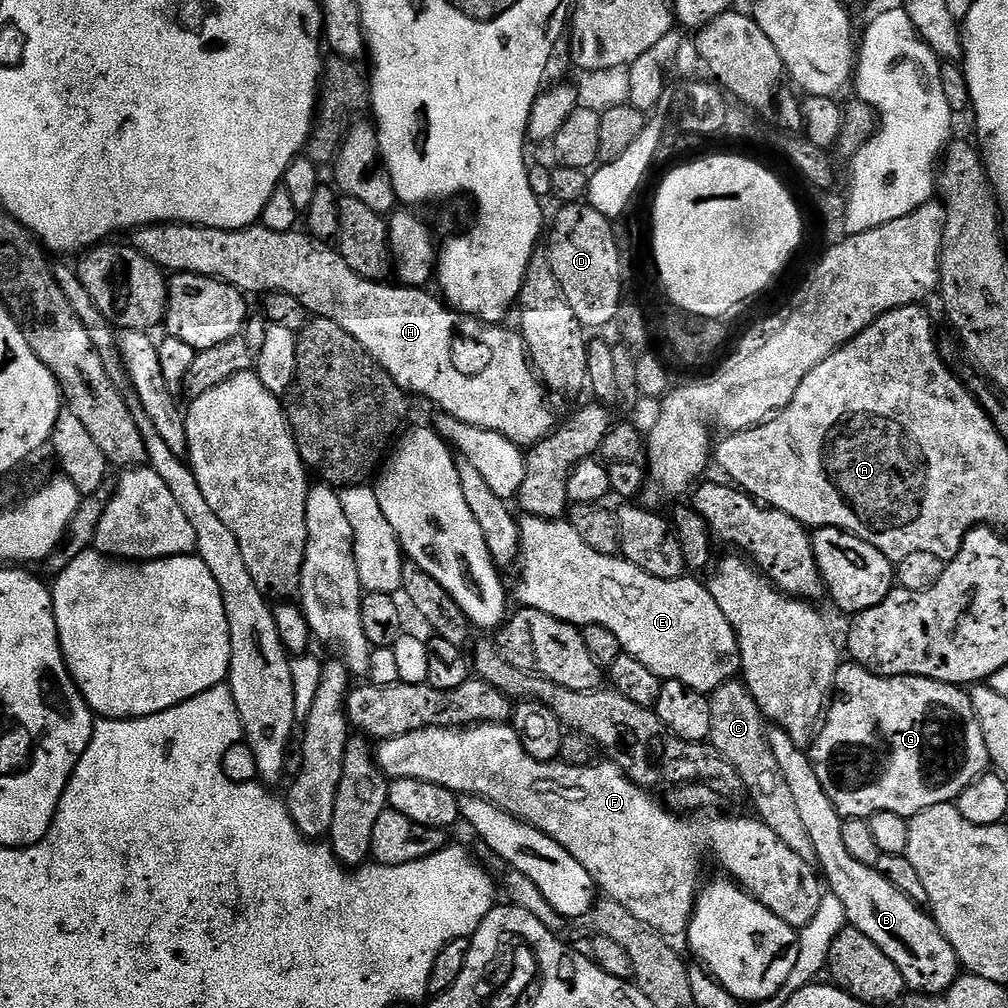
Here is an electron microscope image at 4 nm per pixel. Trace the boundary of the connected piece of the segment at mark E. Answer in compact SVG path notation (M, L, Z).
M529 515L523 519L519 521L520 585L516 588L516 596L523 607L542 610L542 614L550 614L550 618L574 624L581 630L591 624L604 626L610 634L614 634L614 638L618 638L623 655L638 658L642 666L654 670L661 682L677 680L690 686L690 690L711 694L740 672L736 635L730 622L726 622L726 614L718 610L718 602L714 602L707 583L700 581L699 584L689 578L654 578L619 555L598 554L598 550L590 550L590 546L582 542L578 530L574 530L567 519L543 520Z

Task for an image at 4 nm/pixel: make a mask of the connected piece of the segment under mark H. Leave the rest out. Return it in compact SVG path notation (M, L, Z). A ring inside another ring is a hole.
M148 224L145 228L135 229L131 236L130 243L132 247L137 248L146 258L150 258L150 262L154 262L159 268L163 268L165 273L193 272L194 274L202 274L203 276L209 276L215 280L226 282L230 286L240 289L245 294L251 294L251 292L260 292L259 294L281 292L282 294L290 294L294 298L298 298L298 302L302 302L304 309L312 316L330 318L330 322L338 322L338 326L342 326L342 330L346 330L346 334L350 334L350 338L354 338L354 342L358 342L358 346L362 346L362 350L366 350L370 354L370 358L374 358L377 364L383 366L392 375L394 382L405 394L411 394L413 397L415 397L414 395L425 396L430 403L437 404L441 408L439 411L445 416L452 416L456 420L461 420L463 424L478 426L482 430L497 432L506 437L510 442L521 446L531 446L538 443L539 440L546 439L557 427L558 419L556 420L551 406L548 405L547 398L549 399L549 397L546 395L546 389L529 361L528 349L525 348L524 338L520 335L519 331L512 329L511 332L510 329L504 328L508 326L493 326L485 324L483 320L461 315L455 308L445 303L439 295L436 295L437 297L431 296L428 290L424 288L405 288L397 286L395 283L392 283L392 285L388 284L389 282L362 278L358 274L354 274L354 270L350 270L350 266L346 266L346 262L340 257L339 251L335 247L312 239L307 231L293 230L290 232L279 232L278 230L270 230L263 226L239 228L238 230L222 230L221 228L204 228L201 224Z

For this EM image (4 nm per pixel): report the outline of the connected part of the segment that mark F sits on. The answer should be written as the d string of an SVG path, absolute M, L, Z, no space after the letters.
M507 723L473 724L467 728L423 728L422 730L414 730L410 734L402 734L398 738L379 741L374 755L376 767L388 777L389 781L394 781L398 778L418 778L418 782L434 782L434 786L442 786L460 796L481 796L483 800L488 800L492 804L499 806L503 812L509 812L511 816L518 817L532 828L542 830L542 834L554 838L554 842L558 842L558 846L562 846L562 850L566 850L566 854L570 854L570 858L576 859L586 869L590 874L590 878L595 882L597 889L607 899L618 902L618 906L626 906L626 910L630 910L630 914L634 914L634 918L638 918L638 922L650 926L665 938L673 938L672 936L683 937L687 933L688 923L692 920L692 911L696 908L696 898L702 887L700 871L704 868L704 859L707 856L713 856L728 871L725 873L731 879L735 880L744 891L750 893L755 900L762 902L762 906L766 906L766 910L770 910L775 916L782 918L782 922L786 922L791 928L799 930L806 927L810 922L810 918L814 918L814 913L818 911L818 902L822 895L822 880L818 875L817 869L813 865L802 862L802 858L798 858L798 854L794 854L794 850L790 850L790 846L786 846L786 842L782 842L782 838L778 838L778 834L774 834L774 830L770 830L770 826L766 826L758 818L753 818L751 815L749 815L750 817L723 816L722 813L716 812L717 810L701 810L693 812L691 815L677 814L675 811L665 807L661 801L660 805L652 797L655 795L651 791L645 790L639 784L634 783L618 765L611 762L603 762L604 764L593 762L586 766L570 766L563 762L538 762L534 758L530 758L530 754L526 754L518 734Z

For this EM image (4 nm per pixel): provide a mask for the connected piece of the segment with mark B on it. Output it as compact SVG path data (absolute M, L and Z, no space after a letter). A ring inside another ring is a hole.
M772 726L766 733L774 759L794 793L794 802L810 834L810 842L814 842L816 864L826 881L827 891L833 892L842 901L849 925L862 930L862 934L866 934L866 938L870 938L870 942L874 942L874 946L878 946L878 950L882 950L882 954L886 954L886 958L890 958L890 962L902 970L905 985L912 992L925 992L927 996L933 996L946 991L962 972L954 946L946 942L931 915L910 902L910 898L906 898L898 886L886 882L875 867L850 858L842 842L844 820L834 802L830 802L822 790L822 782L818 782L818 774L814 774L809 753L794 743L781 728Z

